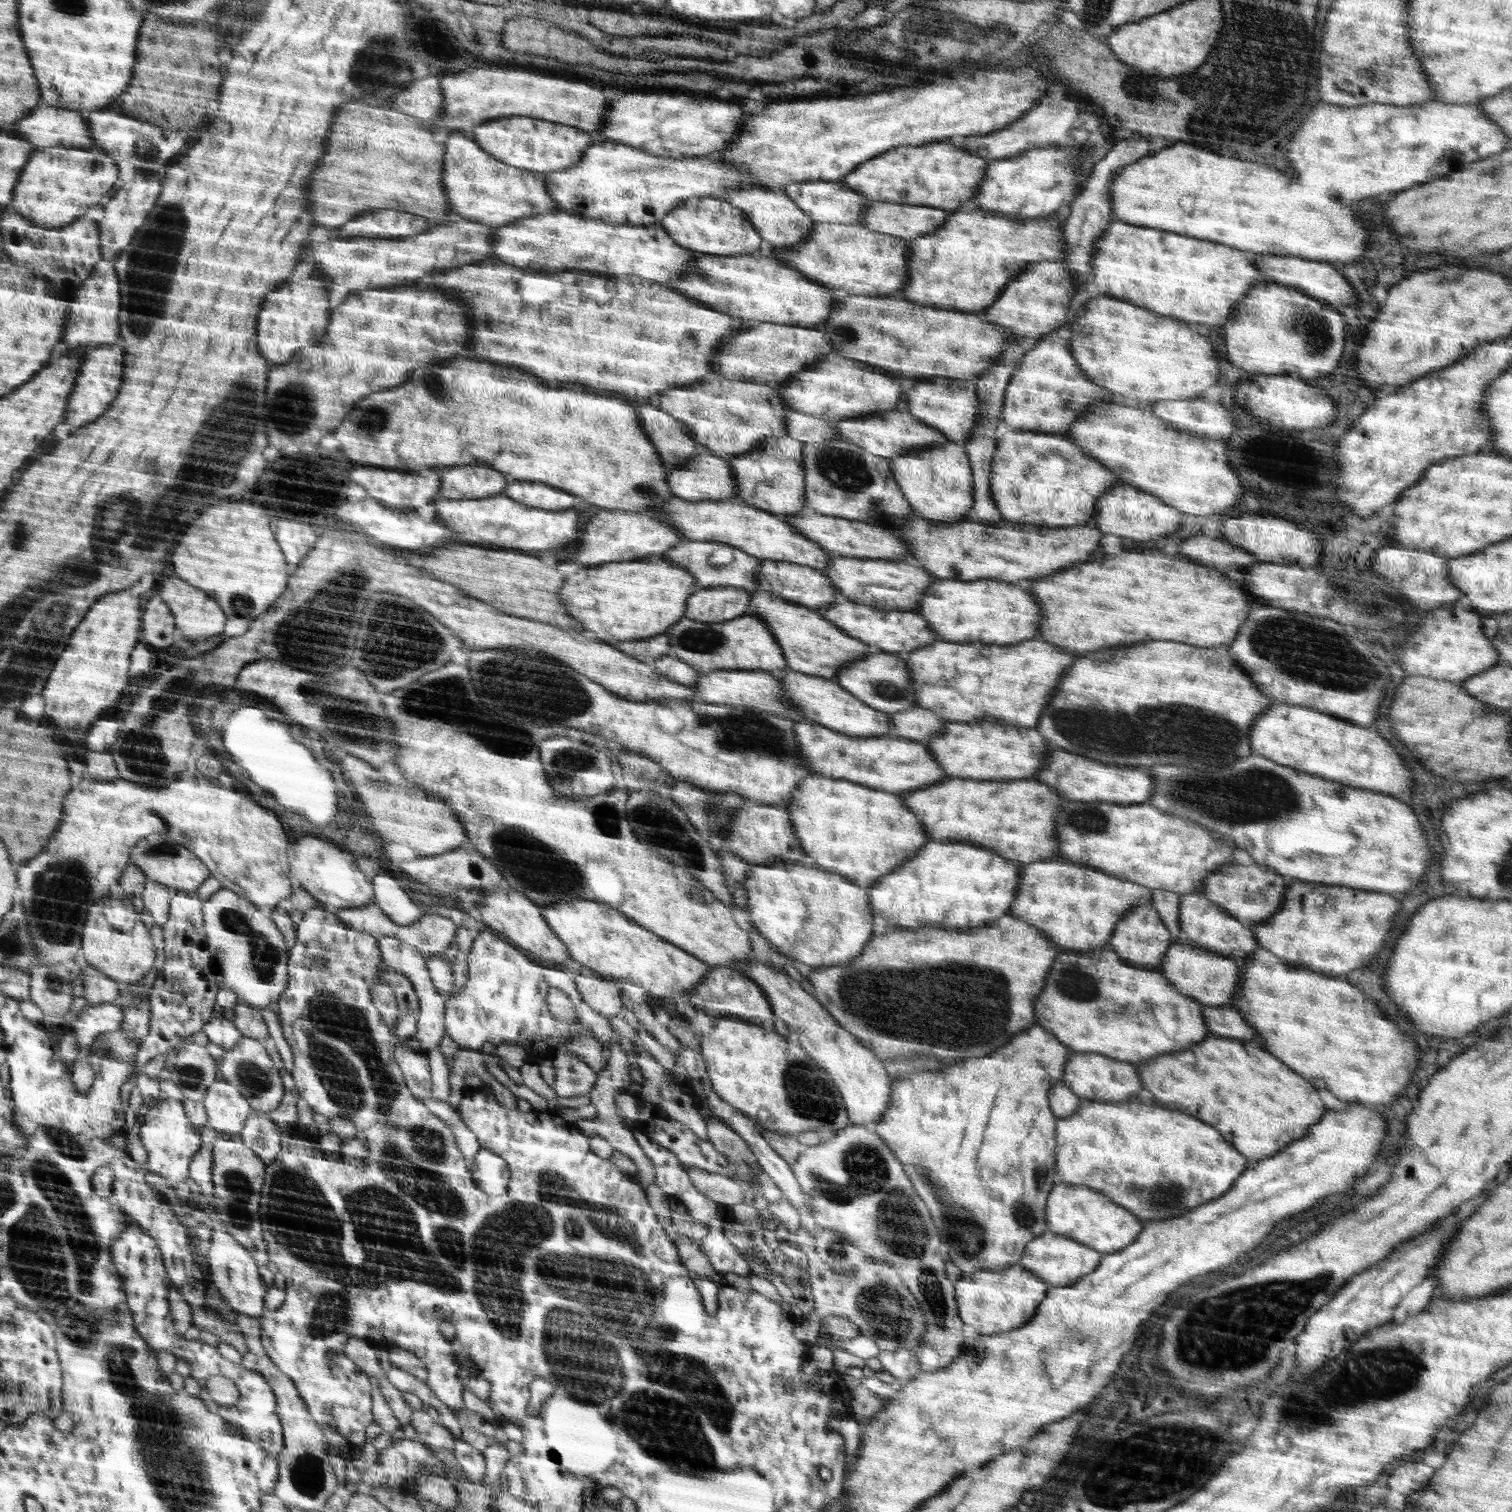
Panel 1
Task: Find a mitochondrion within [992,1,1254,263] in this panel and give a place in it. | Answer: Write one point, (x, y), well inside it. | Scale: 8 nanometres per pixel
(1069, 85)

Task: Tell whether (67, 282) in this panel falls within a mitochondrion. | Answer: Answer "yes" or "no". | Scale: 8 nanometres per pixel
no

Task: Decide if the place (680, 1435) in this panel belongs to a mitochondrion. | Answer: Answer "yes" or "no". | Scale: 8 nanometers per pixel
yes

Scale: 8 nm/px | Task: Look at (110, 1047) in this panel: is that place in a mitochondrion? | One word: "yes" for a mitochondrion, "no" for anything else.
yes

